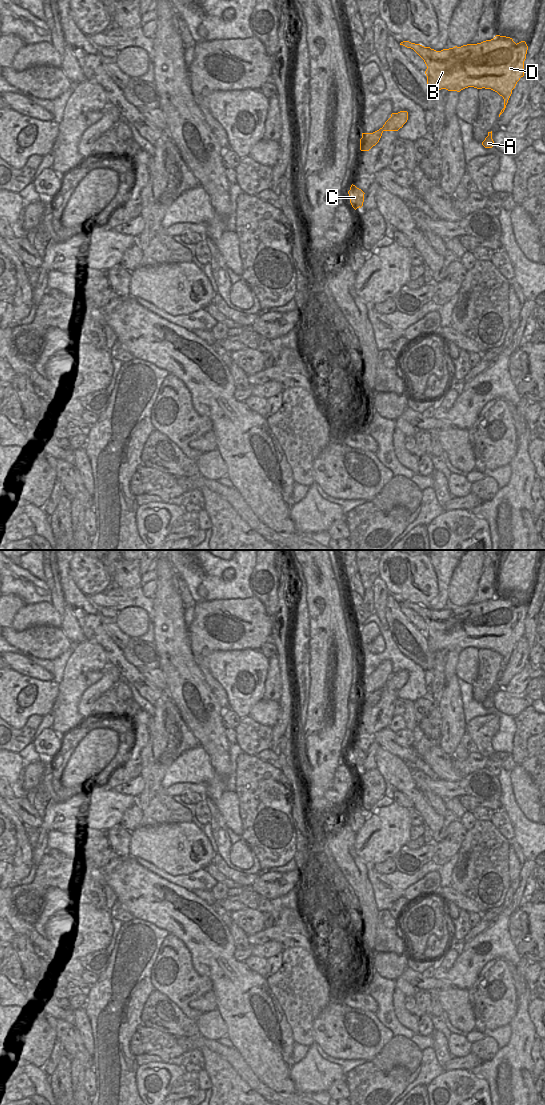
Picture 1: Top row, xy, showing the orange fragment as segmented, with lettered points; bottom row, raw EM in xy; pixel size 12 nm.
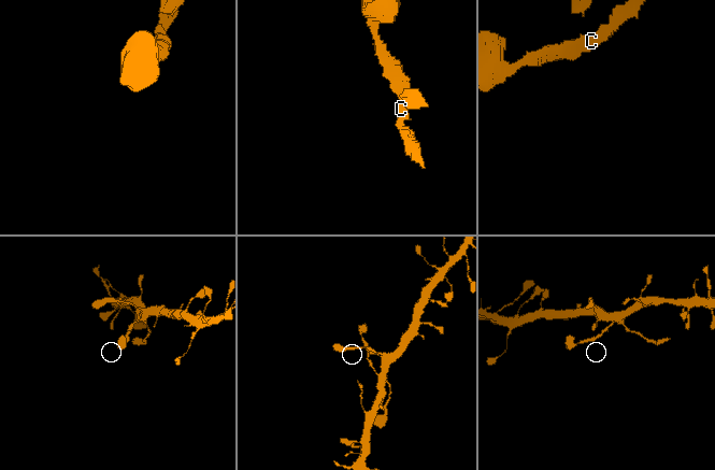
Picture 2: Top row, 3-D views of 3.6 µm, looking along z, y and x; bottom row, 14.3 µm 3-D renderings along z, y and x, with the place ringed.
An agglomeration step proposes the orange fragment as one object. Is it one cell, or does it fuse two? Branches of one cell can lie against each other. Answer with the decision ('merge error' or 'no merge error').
no merge error

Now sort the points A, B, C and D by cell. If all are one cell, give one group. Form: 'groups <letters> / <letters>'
groups A B C D

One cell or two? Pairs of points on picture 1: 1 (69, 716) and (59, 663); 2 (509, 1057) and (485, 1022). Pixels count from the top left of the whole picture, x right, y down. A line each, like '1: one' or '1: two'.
1: two
2: two

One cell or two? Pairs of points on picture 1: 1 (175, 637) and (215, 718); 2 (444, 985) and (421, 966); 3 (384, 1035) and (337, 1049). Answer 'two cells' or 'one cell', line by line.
1: one cell
2: two cells
3: one cell

